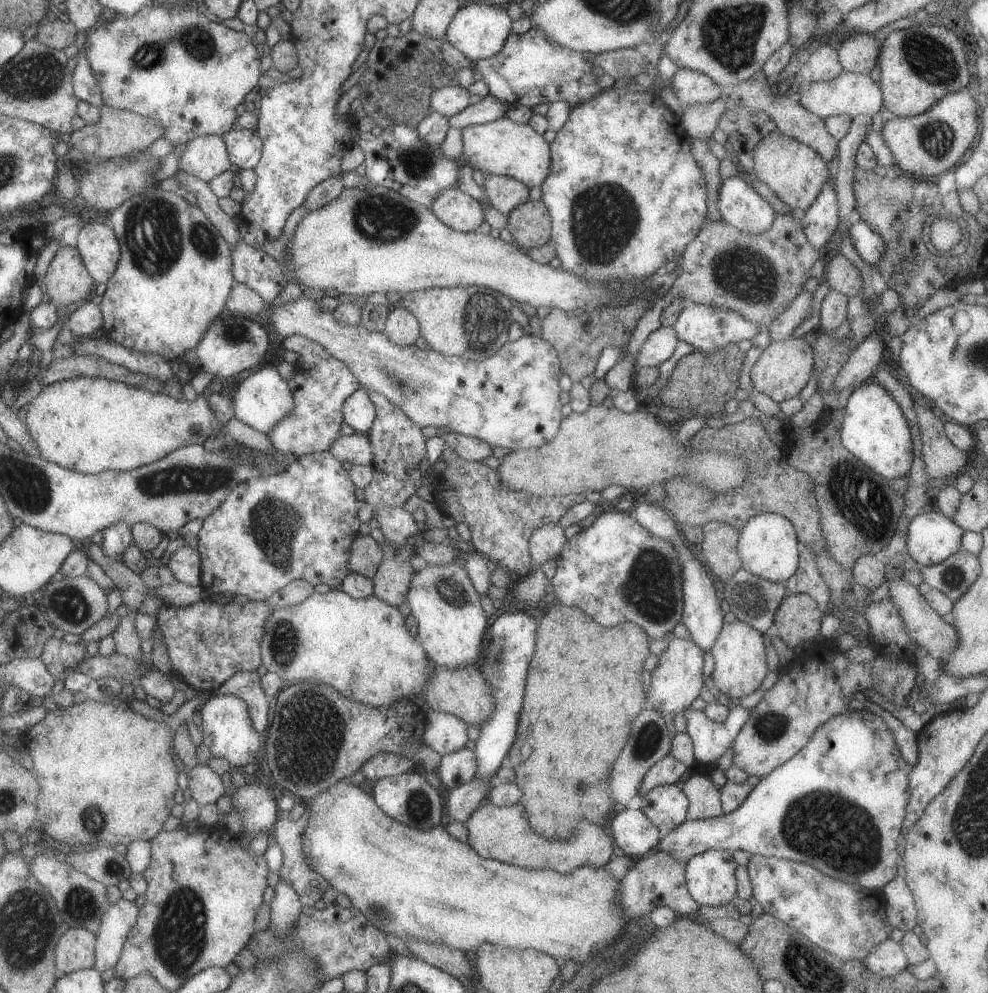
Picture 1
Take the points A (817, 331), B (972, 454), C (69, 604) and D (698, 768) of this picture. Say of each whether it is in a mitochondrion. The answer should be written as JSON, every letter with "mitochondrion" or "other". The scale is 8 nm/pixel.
{"A":"other","B":"other","C":"mitochondrion","D":"other"}

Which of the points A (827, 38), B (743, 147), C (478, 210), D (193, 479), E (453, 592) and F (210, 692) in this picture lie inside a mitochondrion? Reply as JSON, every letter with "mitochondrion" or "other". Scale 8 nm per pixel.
{"A":"other","B":"other","C":"other","D":"mitochondrion","E":"mitochondrion","F":"other"}

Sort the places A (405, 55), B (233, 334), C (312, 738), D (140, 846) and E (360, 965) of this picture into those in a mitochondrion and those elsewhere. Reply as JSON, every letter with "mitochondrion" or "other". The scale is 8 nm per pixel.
{"A":"other","B":"mitochondrion","C":"mitochondrion","D":"other","E":"other"}

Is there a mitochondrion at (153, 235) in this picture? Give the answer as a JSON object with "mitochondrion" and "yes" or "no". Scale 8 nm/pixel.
{"mitochondrion":"yes"}

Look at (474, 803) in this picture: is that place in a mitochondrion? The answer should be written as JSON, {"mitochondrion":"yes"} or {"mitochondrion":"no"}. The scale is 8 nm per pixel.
{"mitochondrion":"no"}

